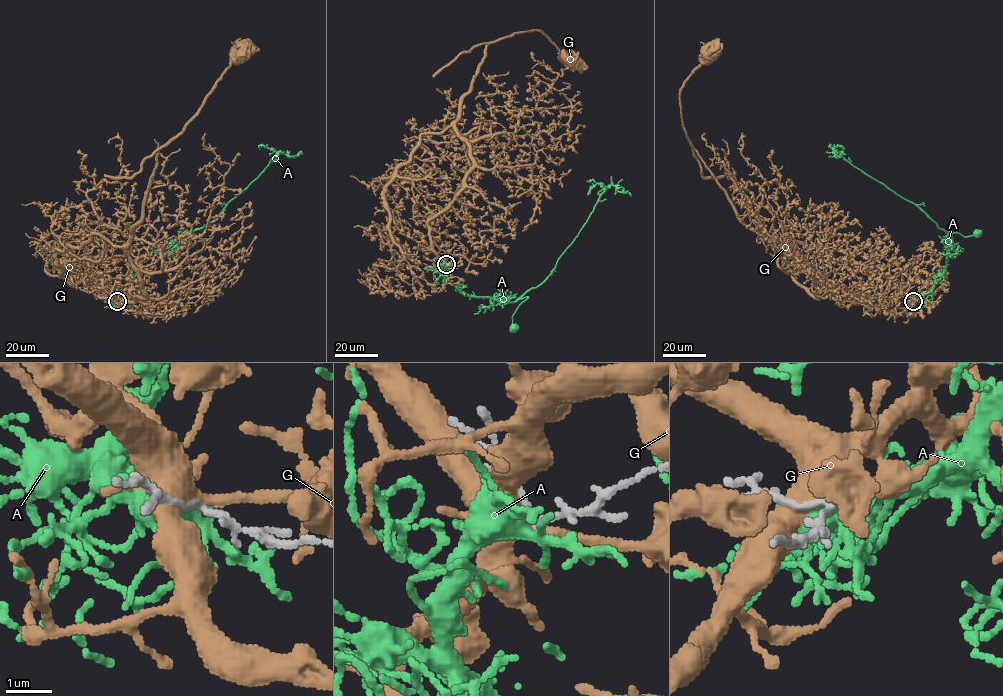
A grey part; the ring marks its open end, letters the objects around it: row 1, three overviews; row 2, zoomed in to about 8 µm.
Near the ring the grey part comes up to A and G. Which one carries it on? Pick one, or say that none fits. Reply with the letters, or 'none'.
A

